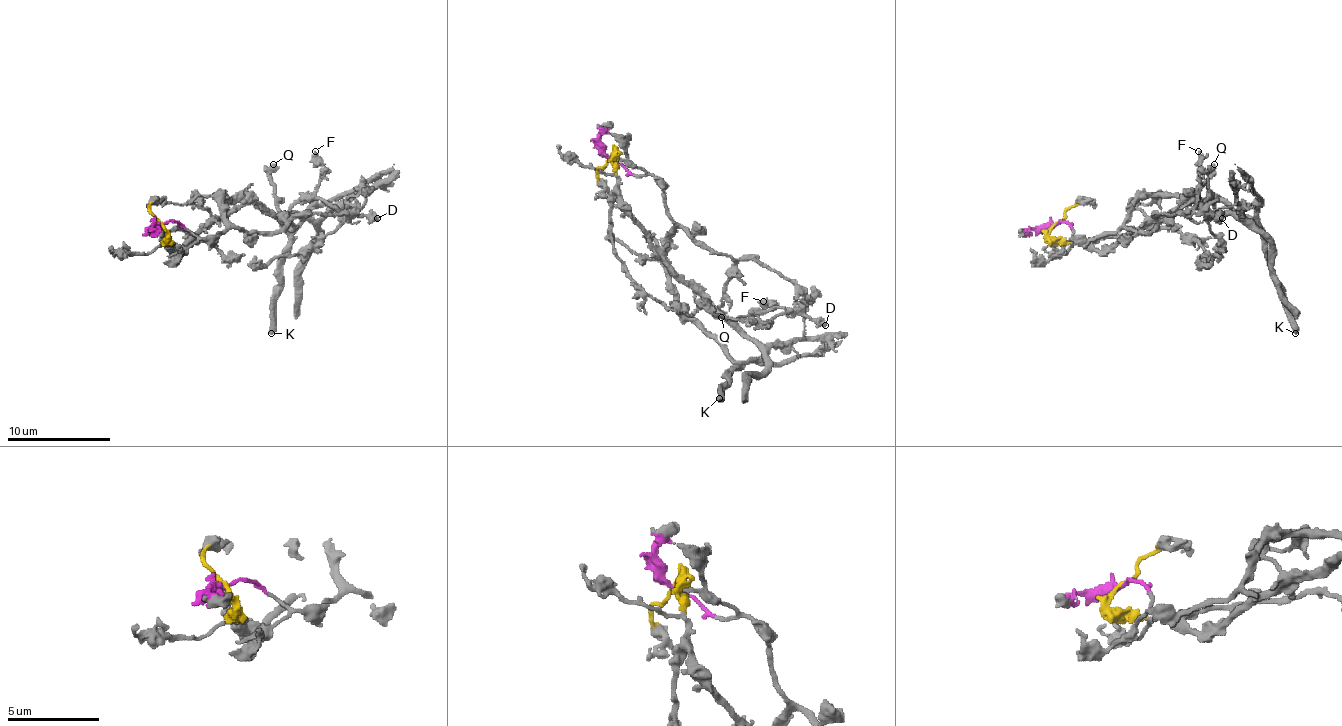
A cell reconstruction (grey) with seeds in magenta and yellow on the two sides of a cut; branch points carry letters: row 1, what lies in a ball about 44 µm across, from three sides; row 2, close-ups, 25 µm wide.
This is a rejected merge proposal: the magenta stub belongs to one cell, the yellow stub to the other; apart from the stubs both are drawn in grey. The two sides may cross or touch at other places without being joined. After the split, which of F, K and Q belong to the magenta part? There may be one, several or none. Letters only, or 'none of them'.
K, Q

